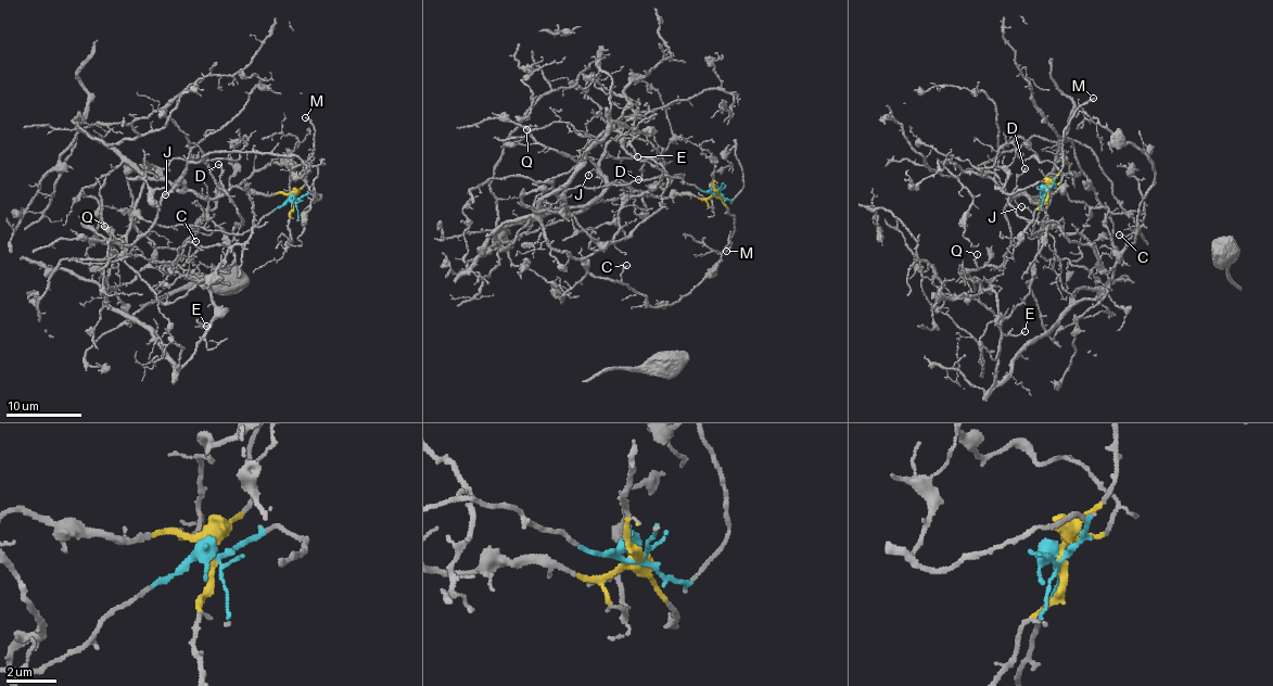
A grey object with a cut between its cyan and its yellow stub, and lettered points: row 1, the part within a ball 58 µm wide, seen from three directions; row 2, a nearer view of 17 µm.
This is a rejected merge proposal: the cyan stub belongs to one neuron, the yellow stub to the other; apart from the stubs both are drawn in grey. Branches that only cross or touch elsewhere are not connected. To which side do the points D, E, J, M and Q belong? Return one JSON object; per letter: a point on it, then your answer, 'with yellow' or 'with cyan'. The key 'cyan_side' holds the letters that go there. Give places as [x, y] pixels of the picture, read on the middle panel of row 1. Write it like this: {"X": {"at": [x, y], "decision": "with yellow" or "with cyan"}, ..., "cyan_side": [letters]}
{"D": {"at": [638, 179], "decision": "with cyan"}, "E": {"at": [637, 156], "decision": "with cyan"}, "J": {"at": [588, 175], "decision": "with yellow"}, "M": {"at": [726, 251], "decision": "with yellow"}, "Q": {"at": [526, 129], "decision": "with yellow"}, "cyan_side": ["D", "E"]}

